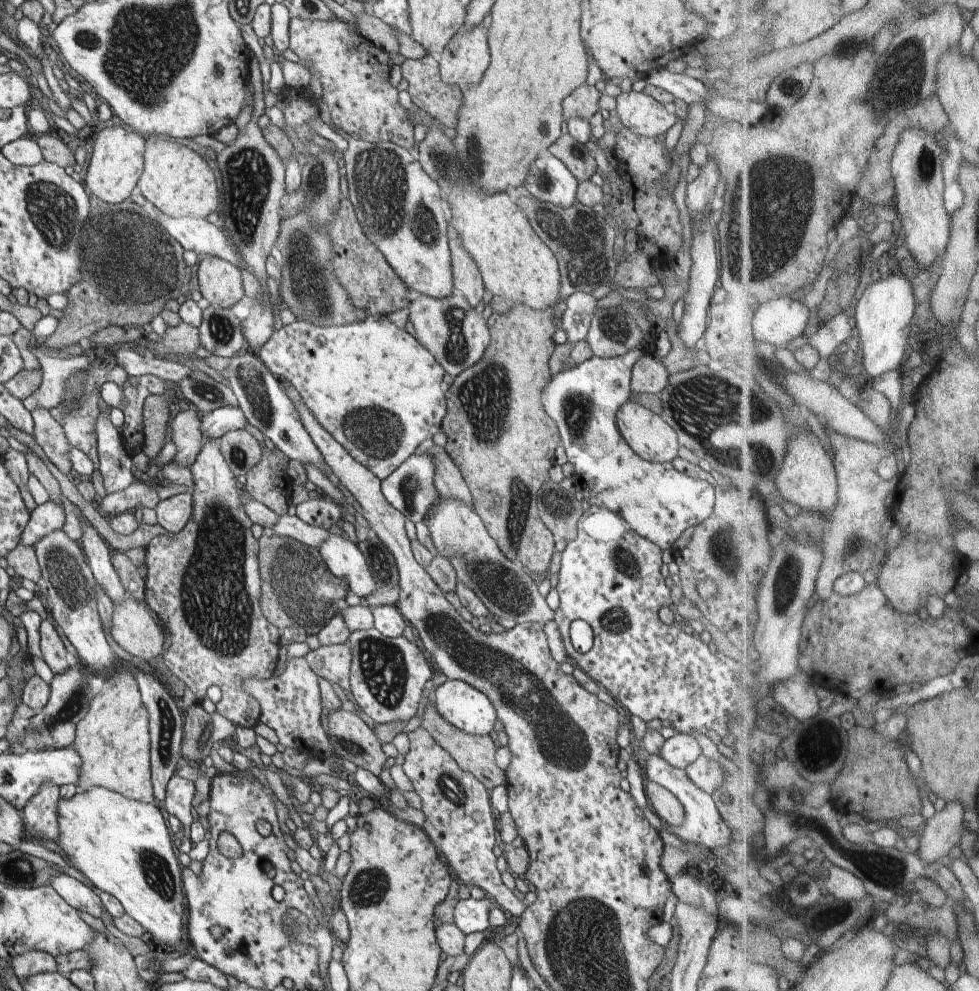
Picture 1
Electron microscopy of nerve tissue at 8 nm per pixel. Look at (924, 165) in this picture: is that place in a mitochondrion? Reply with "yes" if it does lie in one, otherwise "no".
yes

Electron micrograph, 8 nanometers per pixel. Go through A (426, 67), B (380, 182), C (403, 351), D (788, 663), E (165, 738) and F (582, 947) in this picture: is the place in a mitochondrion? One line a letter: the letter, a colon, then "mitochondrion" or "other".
A: other
B: mitochondrion
C: other
D: other
E: mitochondrion
F: mitochondrion

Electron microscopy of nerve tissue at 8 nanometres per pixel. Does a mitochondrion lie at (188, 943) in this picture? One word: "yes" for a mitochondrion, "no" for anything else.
no

